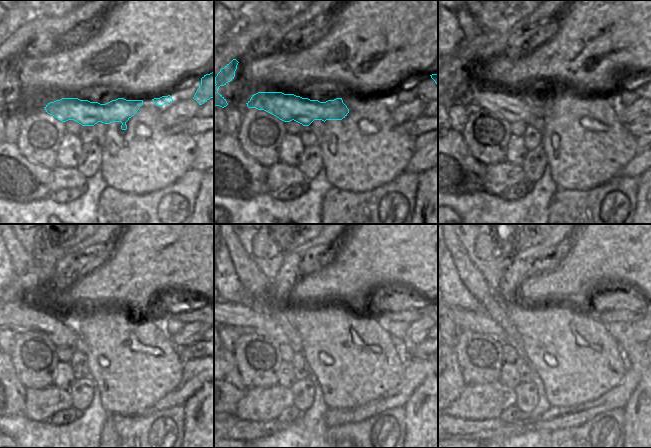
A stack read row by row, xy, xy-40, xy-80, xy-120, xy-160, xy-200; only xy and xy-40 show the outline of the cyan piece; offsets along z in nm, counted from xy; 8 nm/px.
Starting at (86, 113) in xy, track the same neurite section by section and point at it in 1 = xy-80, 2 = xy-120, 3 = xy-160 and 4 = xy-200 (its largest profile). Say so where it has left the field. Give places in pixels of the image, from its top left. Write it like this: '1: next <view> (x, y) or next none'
1: next xy-80 (458, 89)
2: next xy-120 (10, 310)
3: next xy-160 (246, 320)
4: next xy-200 (476, 321)

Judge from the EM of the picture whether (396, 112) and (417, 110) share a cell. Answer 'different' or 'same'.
same

